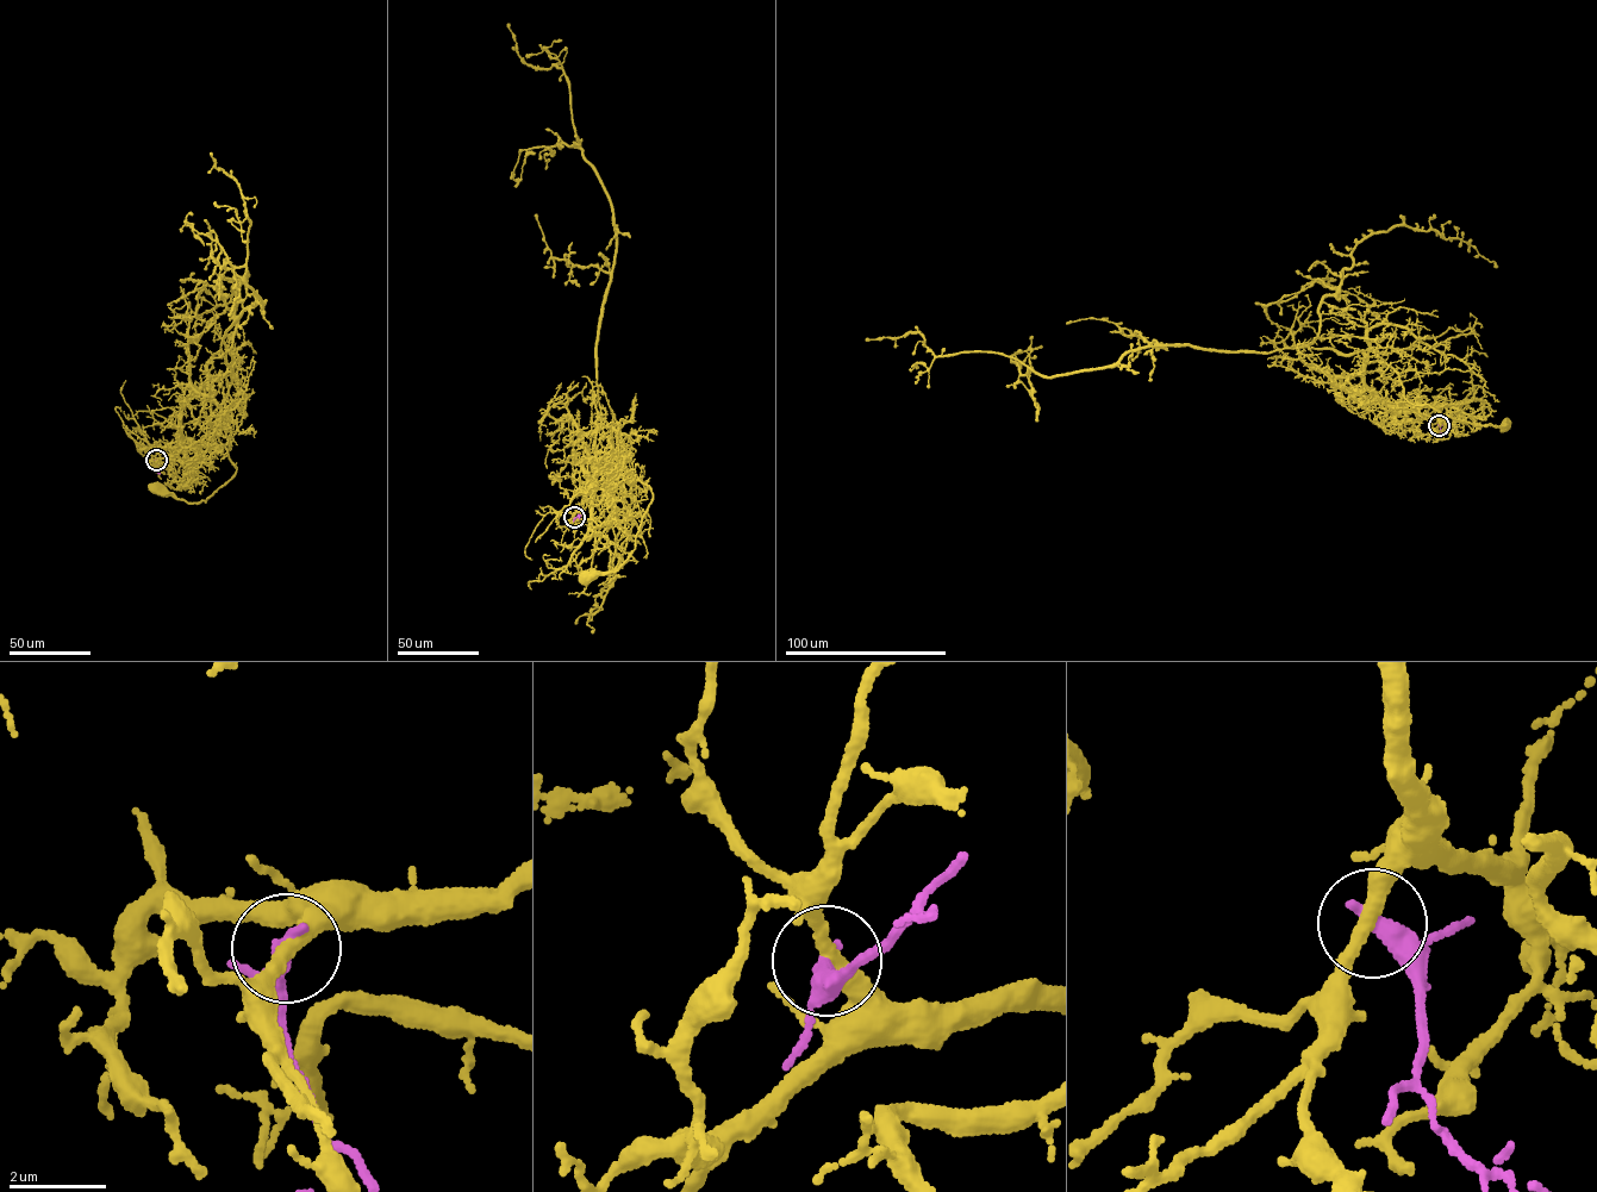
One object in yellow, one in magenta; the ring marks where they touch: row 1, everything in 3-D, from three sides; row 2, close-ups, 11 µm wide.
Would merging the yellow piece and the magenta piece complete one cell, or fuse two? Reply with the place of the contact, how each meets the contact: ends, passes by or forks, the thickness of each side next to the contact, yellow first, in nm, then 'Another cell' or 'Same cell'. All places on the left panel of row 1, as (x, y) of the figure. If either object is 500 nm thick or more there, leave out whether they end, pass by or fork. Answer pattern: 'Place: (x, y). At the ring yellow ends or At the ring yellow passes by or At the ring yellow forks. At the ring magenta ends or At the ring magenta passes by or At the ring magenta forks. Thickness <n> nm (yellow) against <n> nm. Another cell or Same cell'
Place: (156, 460). At the ring yellow passes by. At the ring magenta ends. Thickness 320 nm (yellow) against 440 nm. Another cell

